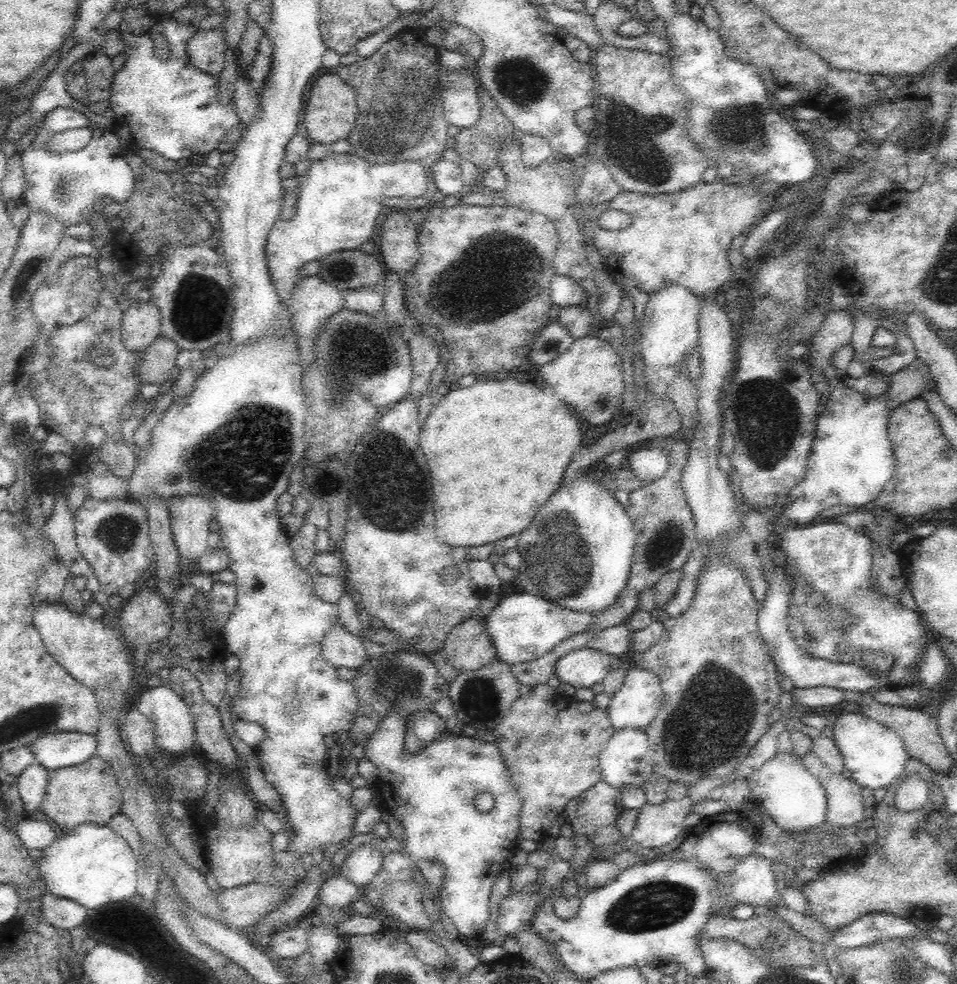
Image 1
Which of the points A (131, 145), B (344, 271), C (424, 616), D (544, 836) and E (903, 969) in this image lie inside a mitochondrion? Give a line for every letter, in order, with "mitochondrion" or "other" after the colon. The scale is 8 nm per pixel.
A: other
B: mitochondrion
C: other
D: other
E: mitochondrion

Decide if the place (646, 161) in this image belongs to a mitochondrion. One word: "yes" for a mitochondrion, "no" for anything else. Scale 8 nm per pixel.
yes

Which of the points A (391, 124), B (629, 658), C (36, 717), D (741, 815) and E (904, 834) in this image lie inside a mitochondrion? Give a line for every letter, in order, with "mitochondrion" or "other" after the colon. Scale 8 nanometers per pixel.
A: mitochondrion
B: other
C: mitochondrion
D: other
E: other

